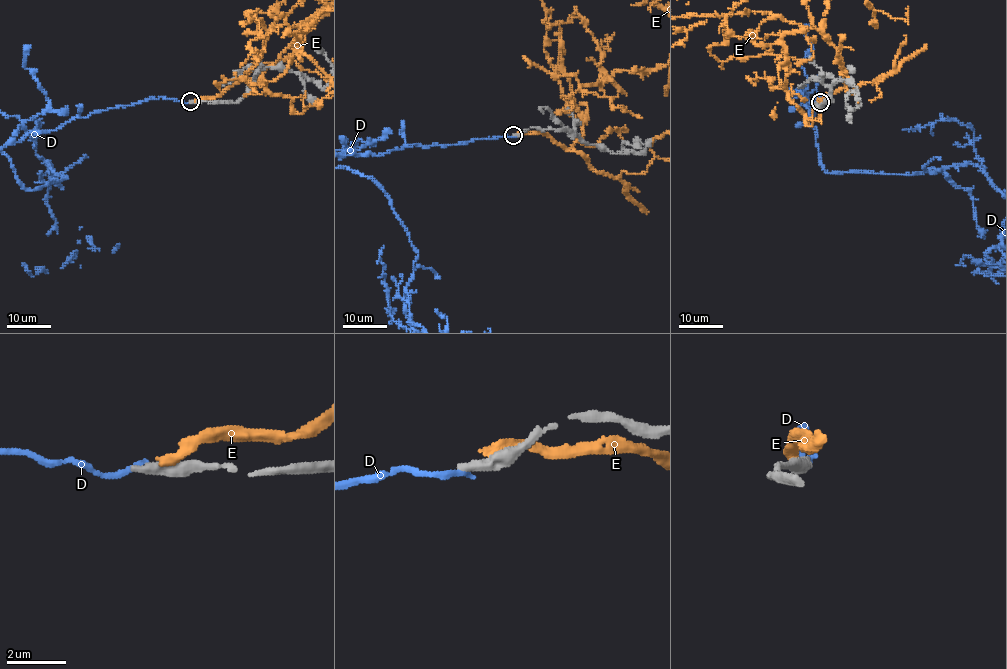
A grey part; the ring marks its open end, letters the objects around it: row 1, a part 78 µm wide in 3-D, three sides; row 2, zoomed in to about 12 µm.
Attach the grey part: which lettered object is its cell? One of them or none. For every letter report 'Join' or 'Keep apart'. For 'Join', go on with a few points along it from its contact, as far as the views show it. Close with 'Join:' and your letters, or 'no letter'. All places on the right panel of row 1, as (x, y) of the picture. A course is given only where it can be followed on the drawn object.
D: Keep apart
E: Keep apart
Join: no letter

